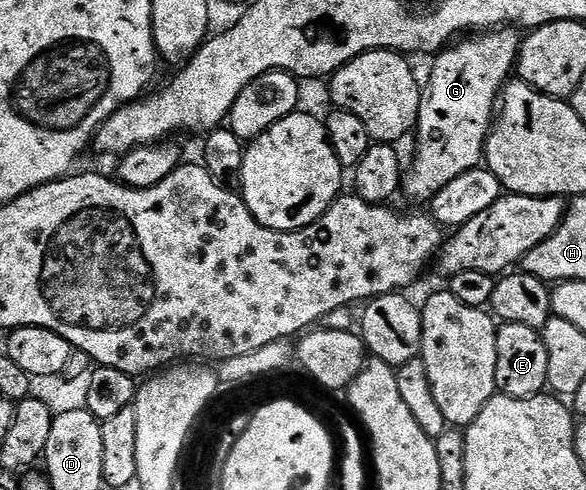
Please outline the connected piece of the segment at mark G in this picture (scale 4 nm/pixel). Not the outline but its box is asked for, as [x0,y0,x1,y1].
[401,29,521,205]

